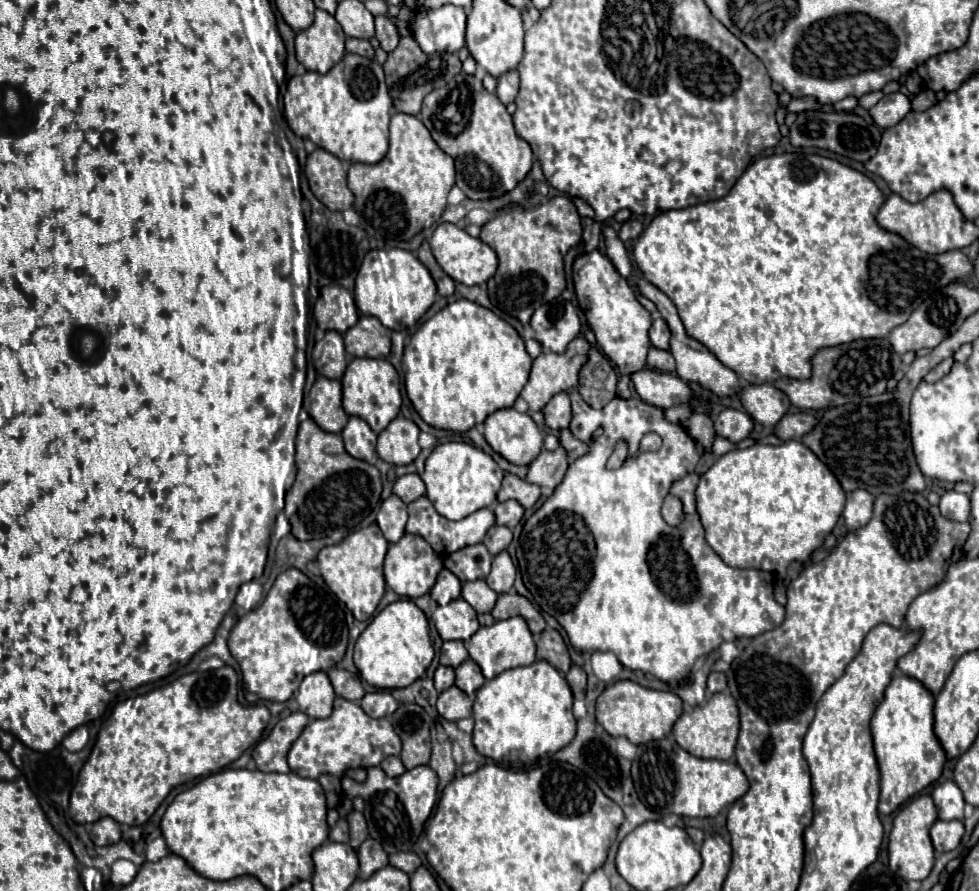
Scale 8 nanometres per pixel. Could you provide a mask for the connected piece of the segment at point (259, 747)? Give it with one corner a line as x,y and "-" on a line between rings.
294,712
282,718
274,730
254,746
254,760
260,772
290,772
286,764
286,754
292,742
300,736
310,718
304,712

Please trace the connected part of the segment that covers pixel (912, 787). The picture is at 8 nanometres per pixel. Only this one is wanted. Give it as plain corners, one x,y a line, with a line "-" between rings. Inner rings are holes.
896,676
876,708
870,730
880,766
880,814
892,814
902,802
922,792
942,774
946,752
934,734
934,694
916,678

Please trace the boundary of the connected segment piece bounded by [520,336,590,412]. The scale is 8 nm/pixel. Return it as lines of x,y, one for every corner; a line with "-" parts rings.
576,336
576,338
568,344
566,352
562,352
562,354
542,352
542,354
534,360
530,380
528,380
528,384
526,384
526,386
522,388
522,392
520,392
520,396
522,396
522,398
528,402
528,406
530,406
530,412
542,410
554,394
558,394
558,392
562,392
562,390
570,390
572,386
578,386
578,372
580,372
582,364
586,362
588,348
590,348
588,340
584,340
582,336

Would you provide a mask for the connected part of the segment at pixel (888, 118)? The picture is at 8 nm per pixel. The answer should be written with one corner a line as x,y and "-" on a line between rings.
894,92
894,94
886,94
874,108
870,108
870,116
878,126
890,128
896,126
910,110
912,110
910,98
902,92

